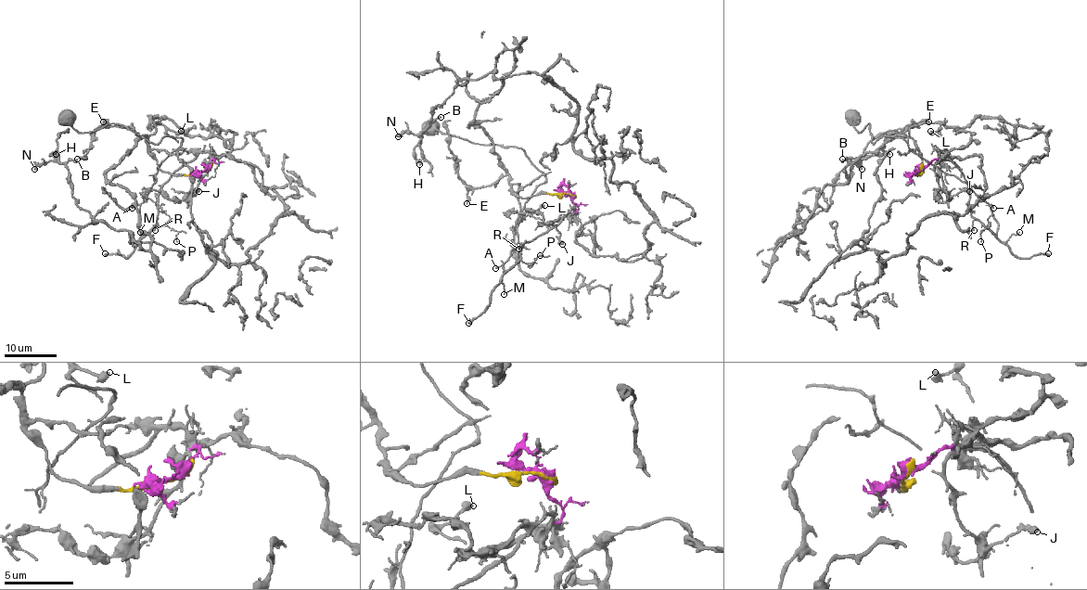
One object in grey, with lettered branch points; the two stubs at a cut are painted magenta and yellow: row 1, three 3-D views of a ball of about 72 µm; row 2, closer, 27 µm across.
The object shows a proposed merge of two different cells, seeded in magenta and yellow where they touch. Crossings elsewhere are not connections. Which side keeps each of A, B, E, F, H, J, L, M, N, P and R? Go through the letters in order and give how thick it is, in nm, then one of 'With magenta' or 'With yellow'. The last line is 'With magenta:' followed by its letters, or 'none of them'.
A: Thickness 130 nm. With magenta
B: Thickness 200 nm. With yellow
E: Thickness 320 nm. With yellow
F: Thickness 360 nm. With magenta
H: Thickness 360 nm. With yellow
J: Thickness 500 nm. With magenta
L: Thickness 480 nm. With yellow
M: Thickness 120 nm. With magenta
N: Thickness 300 nm. With yellow
P: Thickness 110 nm. With magenta
R: Thickness 140 nm. With magenta
With magenta: A, F, J, M, P, R

